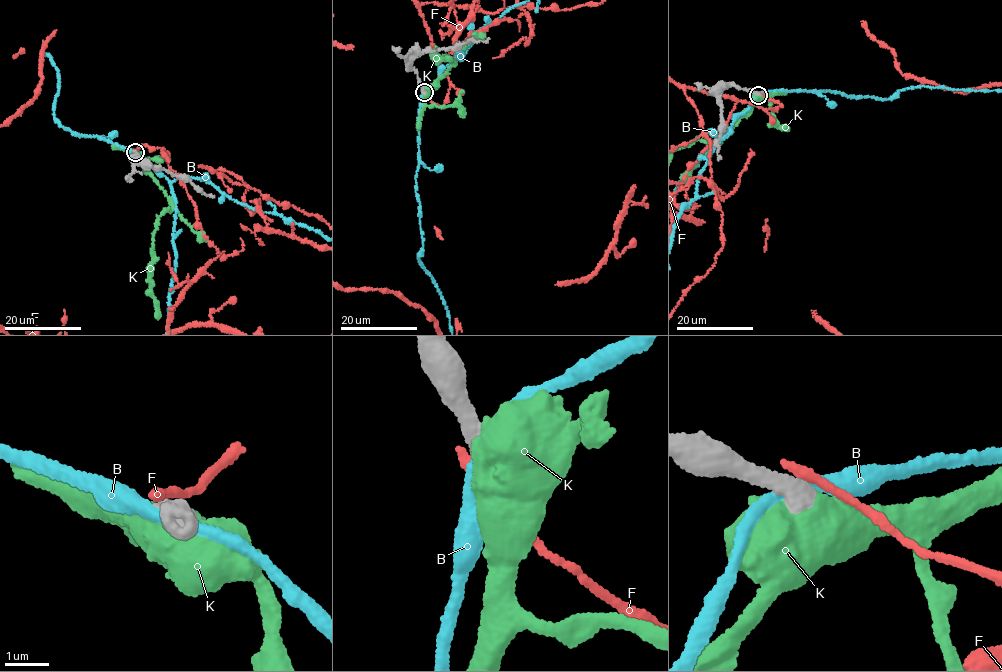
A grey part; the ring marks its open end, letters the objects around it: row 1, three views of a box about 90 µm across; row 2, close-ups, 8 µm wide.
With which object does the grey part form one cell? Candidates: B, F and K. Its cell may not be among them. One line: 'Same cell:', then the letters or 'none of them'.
Same cell: K

